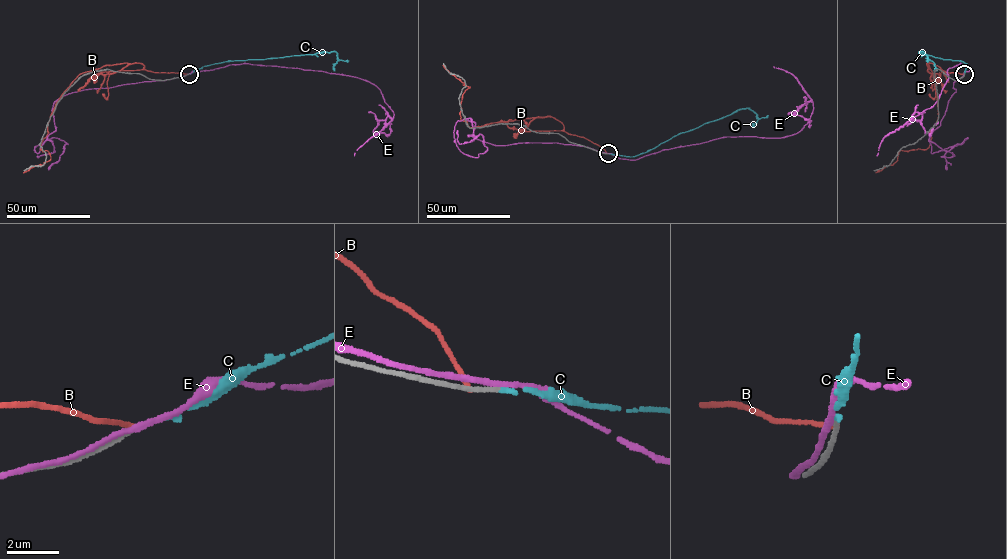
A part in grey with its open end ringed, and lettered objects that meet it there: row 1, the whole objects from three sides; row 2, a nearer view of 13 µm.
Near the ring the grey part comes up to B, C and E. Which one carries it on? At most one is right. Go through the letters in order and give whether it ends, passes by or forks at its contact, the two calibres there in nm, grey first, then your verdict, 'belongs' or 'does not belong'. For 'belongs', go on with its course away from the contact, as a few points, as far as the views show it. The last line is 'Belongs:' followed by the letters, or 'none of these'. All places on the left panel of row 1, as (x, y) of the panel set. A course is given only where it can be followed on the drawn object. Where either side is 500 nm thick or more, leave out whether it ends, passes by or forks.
B: it ends | 220/200 nm | does not belong
C: it ends | 170/170 nm | belongs | via (189, 73), (205, 65), (226, 61), (335, 51), (338, 59), (334, 70)
E: it passes by | 180/220 nm | does not belong
Belongs: C

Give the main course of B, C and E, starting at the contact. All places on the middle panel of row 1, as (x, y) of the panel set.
B: (606, 154), (567, 133), (549, 116), (470, 128), (460, 111), (462, 94), (470, 87), (443, 65)
C: (609, 154), (636, 156), (679, 134), (742, 109), (749, 108), (756, 114), (754, 126)
E: (608, 153), (495, 145), (458, 120), (454, 142), (473, 157), (487, 149), (480, 134), (468, 136)

